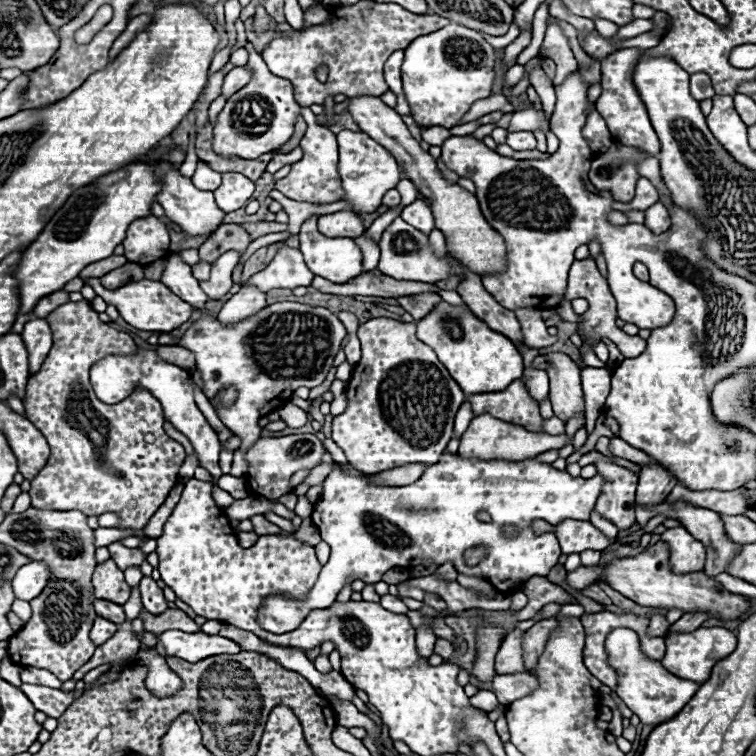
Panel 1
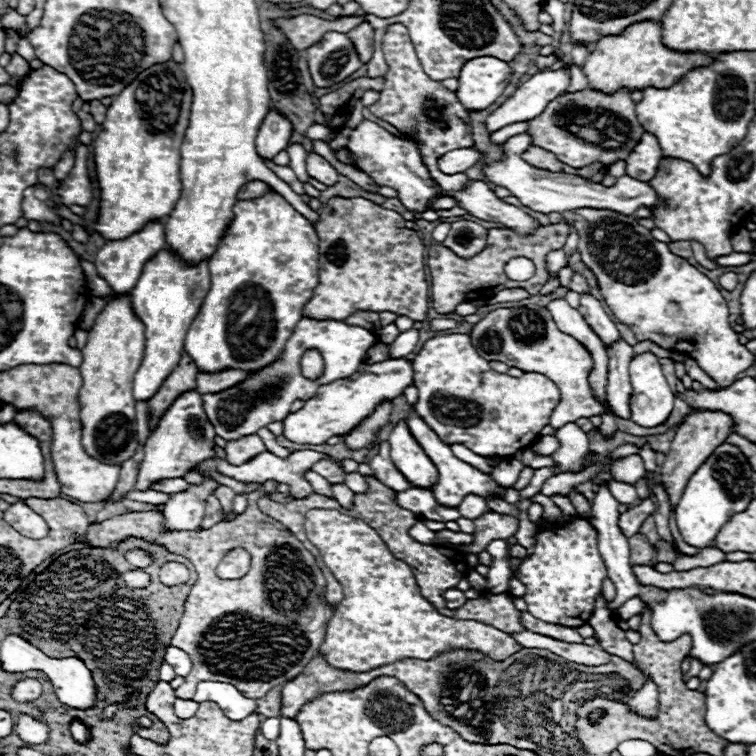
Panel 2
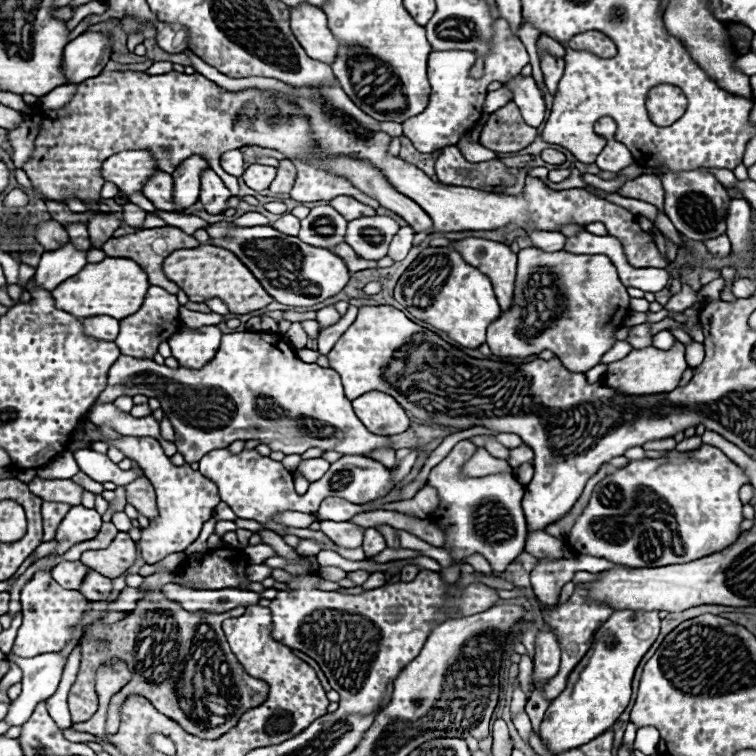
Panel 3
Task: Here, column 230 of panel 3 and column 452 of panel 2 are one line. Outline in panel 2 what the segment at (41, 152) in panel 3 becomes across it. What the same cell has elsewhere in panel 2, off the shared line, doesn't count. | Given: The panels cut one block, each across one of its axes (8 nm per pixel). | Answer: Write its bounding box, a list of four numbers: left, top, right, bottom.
[370,24,472,192]

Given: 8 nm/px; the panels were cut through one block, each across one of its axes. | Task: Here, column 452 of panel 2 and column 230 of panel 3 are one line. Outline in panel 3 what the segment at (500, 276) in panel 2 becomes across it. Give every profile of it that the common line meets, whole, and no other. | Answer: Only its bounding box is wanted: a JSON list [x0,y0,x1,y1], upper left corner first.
[164,244,274,314]

